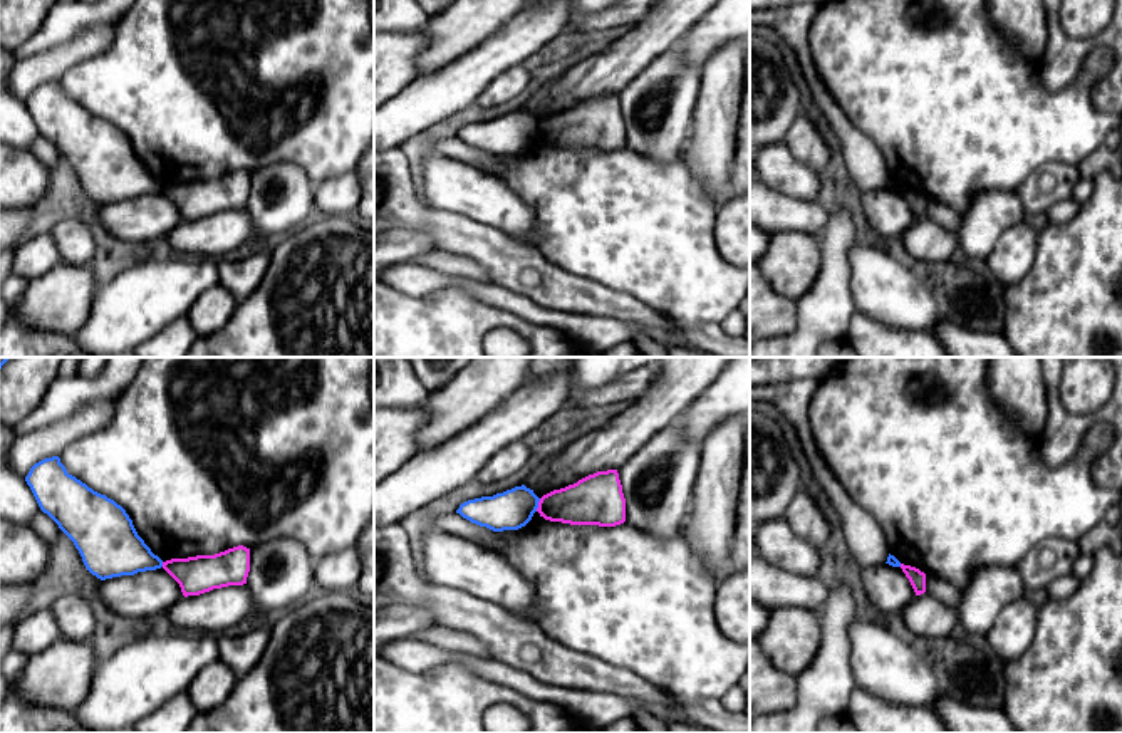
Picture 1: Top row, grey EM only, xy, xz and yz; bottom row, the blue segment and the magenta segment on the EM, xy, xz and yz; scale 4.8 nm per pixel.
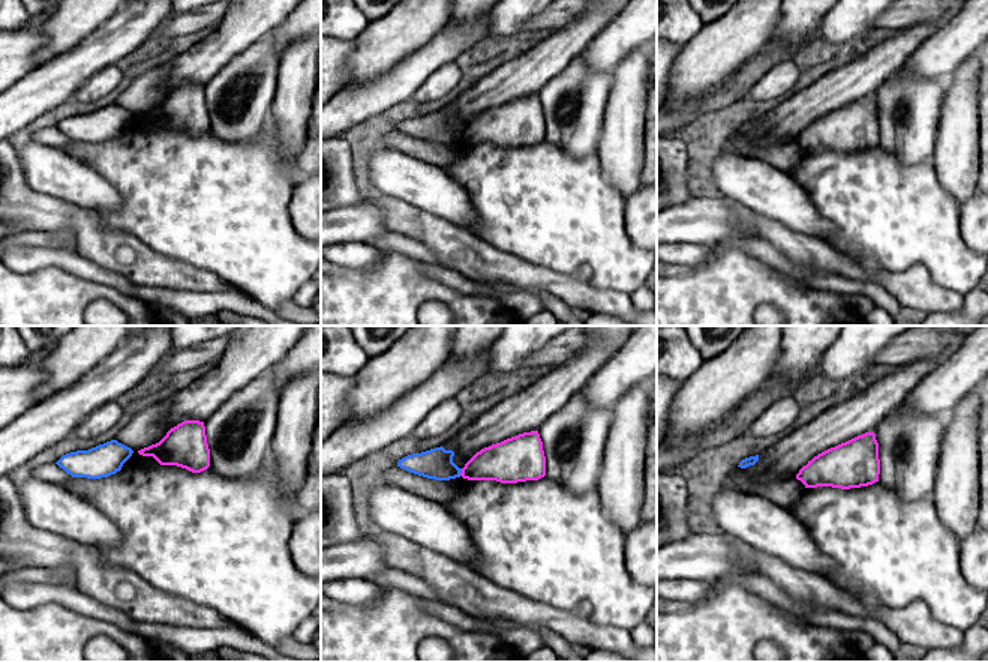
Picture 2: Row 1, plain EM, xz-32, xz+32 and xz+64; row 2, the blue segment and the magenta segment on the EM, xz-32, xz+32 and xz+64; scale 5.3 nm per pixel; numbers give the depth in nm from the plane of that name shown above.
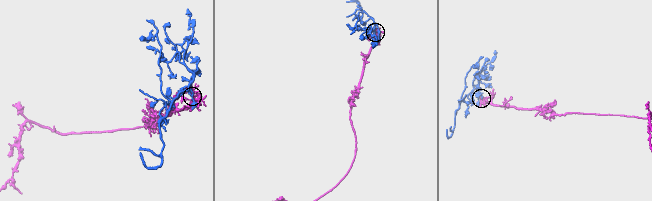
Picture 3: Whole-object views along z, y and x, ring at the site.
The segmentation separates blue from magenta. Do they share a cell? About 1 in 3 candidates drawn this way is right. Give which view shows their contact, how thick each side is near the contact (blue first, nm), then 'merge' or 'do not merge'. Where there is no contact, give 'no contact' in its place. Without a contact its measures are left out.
xz | 190/220 nm | do not merge

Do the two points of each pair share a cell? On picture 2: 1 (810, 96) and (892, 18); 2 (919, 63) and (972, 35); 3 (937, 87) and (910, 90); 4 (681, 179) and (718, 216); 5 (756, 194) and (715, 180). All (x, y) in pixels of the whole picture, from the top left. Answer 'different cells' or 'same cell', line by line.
1: different cells
2: same cell
3: same cell
4: different cells
5: same cell

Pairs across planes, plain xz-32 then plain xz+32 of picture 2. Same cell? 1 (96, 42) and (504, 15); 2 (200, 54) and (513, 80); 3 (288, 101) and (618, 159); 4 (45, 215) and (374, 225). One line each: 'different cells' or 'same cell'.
1: different cells
2: same cell
3: same cell
4: different cells

